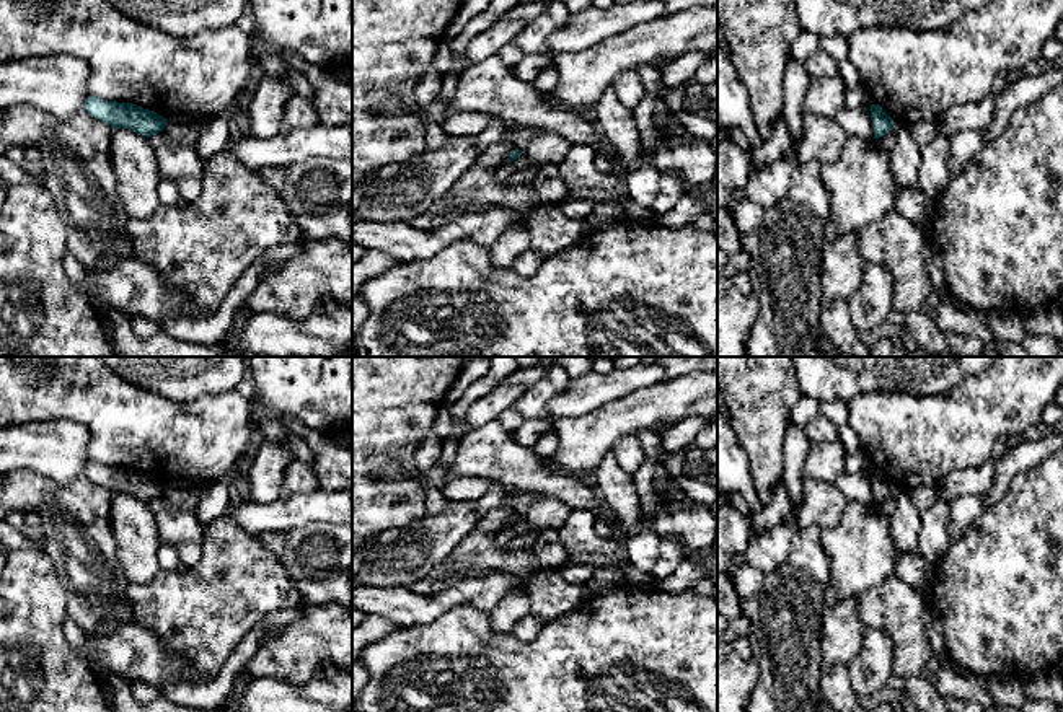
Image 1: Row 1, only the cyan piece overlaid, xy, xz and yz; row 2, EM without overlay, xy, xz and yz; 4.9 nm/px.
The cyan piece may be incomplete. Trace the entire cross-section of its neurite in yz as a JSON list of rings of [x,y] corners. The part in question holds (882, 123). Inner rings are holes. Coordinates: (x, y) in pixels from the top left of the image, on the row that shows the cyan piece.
[[[877,104],[871,106],[874,138],[880,138],[892,130],[893,119]]]

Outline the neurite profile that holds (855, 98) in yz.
[[[864,88],[848,90],[845,96],[846,108],[871,109],[872,101]]]

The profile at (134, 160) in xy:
[[[117,129],[111,138],[111,160],[117,179],[117,196],[129,218],[148,218],[160,204],[161,173],[157,153],[147,137]]]

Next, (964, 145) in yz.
[[[964,130],[951,137],[949,171],[959,174],[983,148],[983,130]]]

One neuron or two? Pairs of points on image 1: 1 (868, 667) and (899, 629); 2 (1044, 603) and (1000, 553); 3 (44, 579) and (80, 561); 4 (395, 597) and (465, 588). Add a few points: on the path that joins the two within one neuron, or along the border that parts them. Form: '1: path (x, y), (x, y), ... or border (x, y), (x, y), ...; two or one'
1: border (868, 628), (877, 628), (890, 639), (892, 673); two
2: path (1037, 590), (1013, 566); one
3: border (51, 559), (64, 592), (66, 610); two
4: path (413, 605), (437, 605), (447, 598); one

